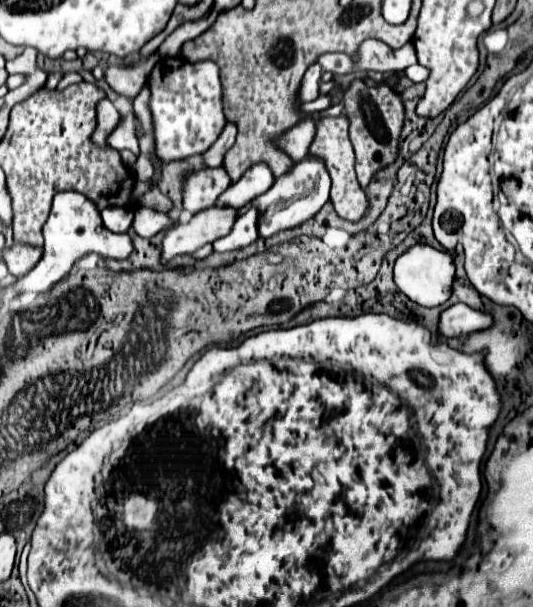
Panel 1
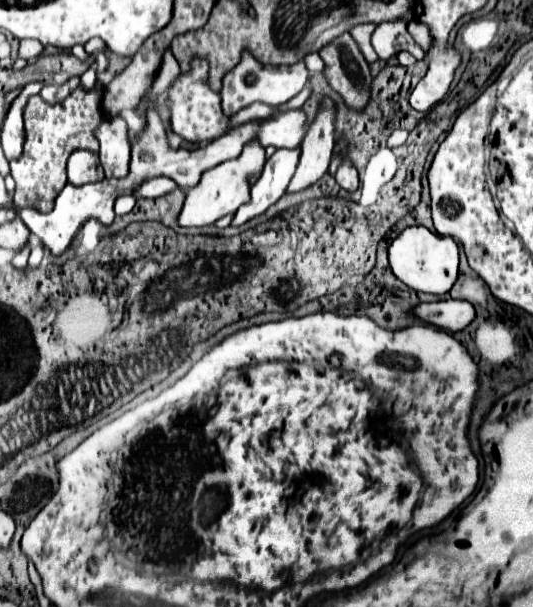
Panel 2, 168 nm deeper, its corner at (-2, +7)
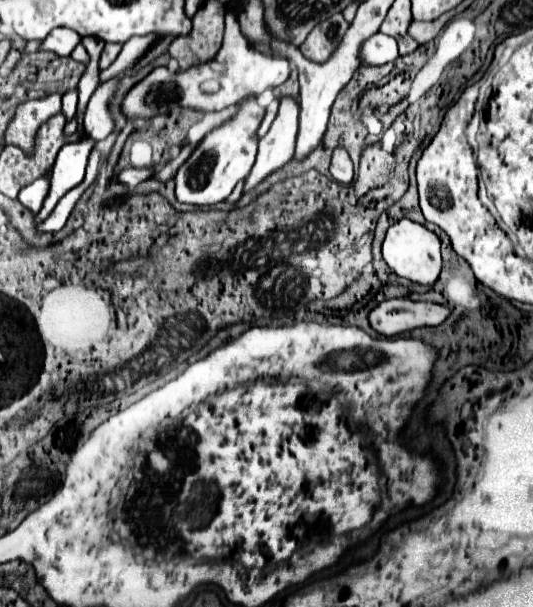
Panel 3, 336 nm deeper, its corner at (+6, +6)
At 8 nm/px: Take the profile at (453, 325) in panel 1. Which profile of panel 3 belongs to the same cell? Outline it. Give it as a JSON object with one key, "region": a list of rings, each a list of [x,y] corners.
{"region":[[[409,298],[383,300],[369,312],[369,324],[383,336],[395,336],[419,326],[439,326],[449,310],[433,302],[413,302]]]}

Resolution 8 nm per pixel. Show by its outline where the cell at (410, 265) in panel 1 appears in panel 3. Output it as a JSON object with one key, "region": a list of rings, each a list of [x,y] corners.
{"region":[[[401,218],[387,230],[387,236],[383,240],[383,258],[397,276],[431,286],[441,272],[441,242],[423,224],[413,222],[409,218]]]}

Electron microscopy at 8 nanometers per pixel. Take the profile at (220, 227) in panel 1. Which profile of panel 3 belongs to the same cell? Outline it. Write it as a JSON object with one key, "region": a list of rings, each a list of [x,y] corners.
{"region":[[[247,96],[239,102],[237,112],[213,128],[191,152],[191,156],[179,166],[175,176],[175,194],[179,202],[195,206],[213,206],[223,202],[235,188],[235,184],[249,176],[257,156],[257,128],[265,116],[265,108],[259,106],[255,96]]]}

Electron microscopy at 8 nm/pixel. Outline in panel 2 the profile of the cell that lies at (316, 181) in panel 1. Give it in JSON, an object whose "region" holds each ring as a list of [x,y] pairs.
{"region":[[[325,99],[317,119],[309,125],[305,133],[305,139],[301,143],[301,159],[287,187],[287,193],[299,193],[309,189],[329,171],[331,153],[335,145],[333,117],[335,117],[335,107],[329,99]]]}

